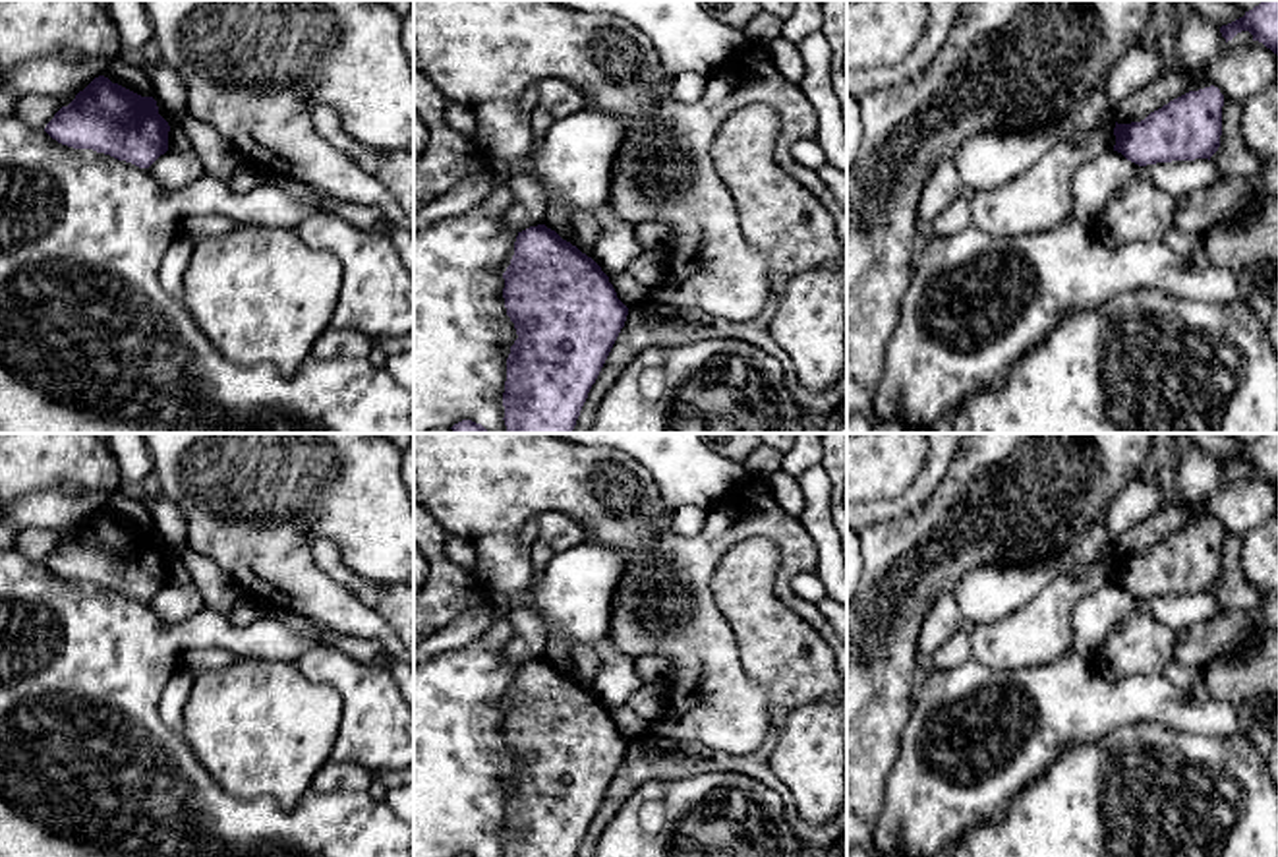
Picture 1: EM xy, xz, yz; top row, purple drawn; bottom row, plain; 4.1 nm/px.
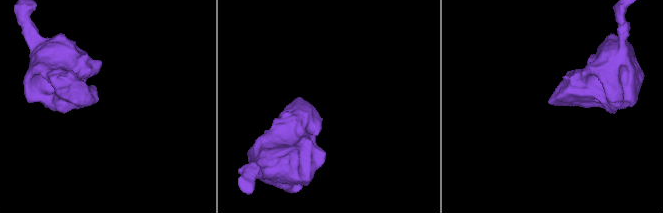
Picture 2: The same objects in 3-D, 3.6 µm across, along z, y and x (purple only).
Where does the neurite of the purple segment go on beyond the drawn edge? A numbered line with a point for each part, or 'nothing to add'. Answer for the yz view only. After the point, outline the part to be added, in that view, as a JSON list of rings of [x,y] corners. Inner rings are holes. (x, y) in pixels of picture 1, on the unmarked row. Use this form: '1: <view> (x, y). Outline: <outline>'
nothing to add

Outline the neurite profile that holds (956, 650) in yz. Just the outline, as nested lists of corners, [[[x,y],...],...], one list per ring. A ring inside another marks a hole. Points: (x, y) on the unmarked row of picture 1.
[[[961,629],[951,635],[934,654],[932,662],[936,667],[955,667],[971,660],[969,635]]]

